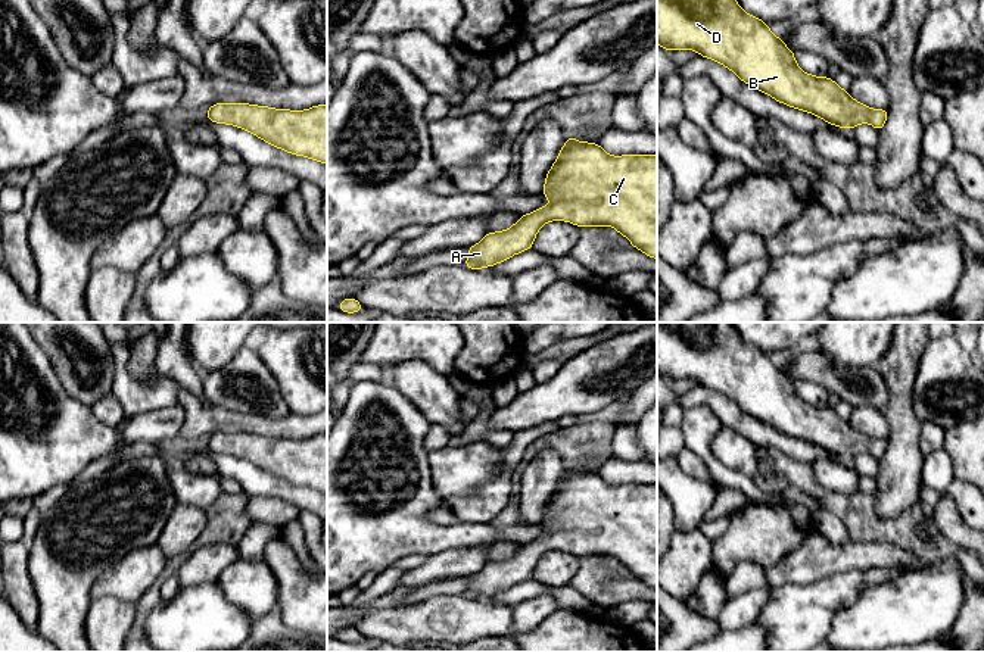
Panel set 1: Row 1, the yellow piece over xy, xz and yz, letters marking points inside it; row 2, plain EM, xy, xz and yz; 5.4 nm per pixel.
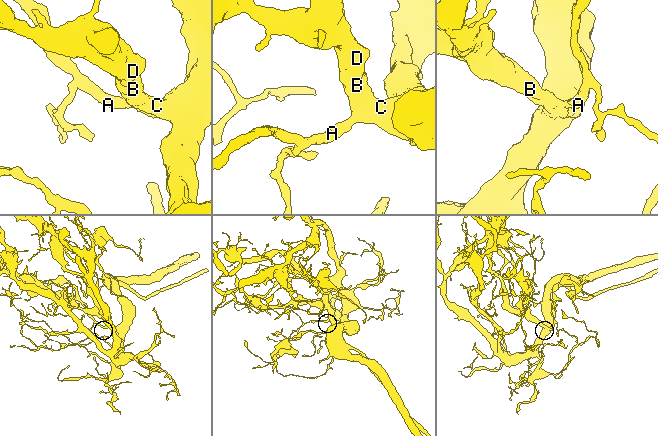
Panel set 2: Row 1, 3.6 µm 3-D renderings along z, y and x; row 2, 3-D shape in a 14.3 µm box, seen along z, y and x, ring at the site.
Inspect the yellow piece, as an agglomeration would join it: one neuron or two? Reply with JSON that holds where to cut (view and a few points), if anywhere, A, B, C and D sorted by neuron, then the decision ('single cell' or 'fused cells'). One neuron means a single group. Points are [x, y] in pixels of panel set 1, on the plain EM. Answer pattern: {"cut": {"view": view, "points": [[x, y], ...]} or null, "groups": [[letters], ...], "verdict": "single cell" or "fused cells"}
{"cut": null, "groups": [["A", "B", "C", "D"]], "verdict": "single cell"}

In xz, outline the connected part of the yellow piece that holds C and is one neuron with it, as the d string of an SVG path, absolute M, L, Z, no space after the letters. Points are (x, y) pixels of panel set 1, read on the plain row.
M572 464L570 468L566 468L555 492L547 502L542 525L554 533L521 545L520 549L505 561L486 562L477 574L468 577L468 587L464 596L479 600L480 598L493 596L517 583L532 578L538 561L549 550L572 552L579 558L613 556L619 564L625 565L635 578L657 589L657 484L611 486L602 480L600 472L576 471Z

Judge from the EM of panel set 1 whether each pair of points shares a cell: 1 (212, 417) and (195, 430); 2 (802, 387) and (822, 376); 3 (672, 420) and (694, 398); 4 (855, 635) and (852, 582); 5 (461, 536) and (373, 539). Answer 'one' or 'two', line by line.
1: one
2: two
3: two
4: two
5: one

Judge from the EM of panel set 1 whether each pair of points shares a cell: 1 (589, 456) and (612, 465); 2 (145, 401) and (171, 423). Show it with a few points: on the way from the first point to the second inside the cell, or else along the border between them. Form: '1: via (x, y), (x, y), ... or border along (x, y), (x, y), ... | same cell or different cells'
1: border along (607, 459), (598, 471) | different cells
2: border along (177, 404), (152, 408), (128, 420) | different cells

